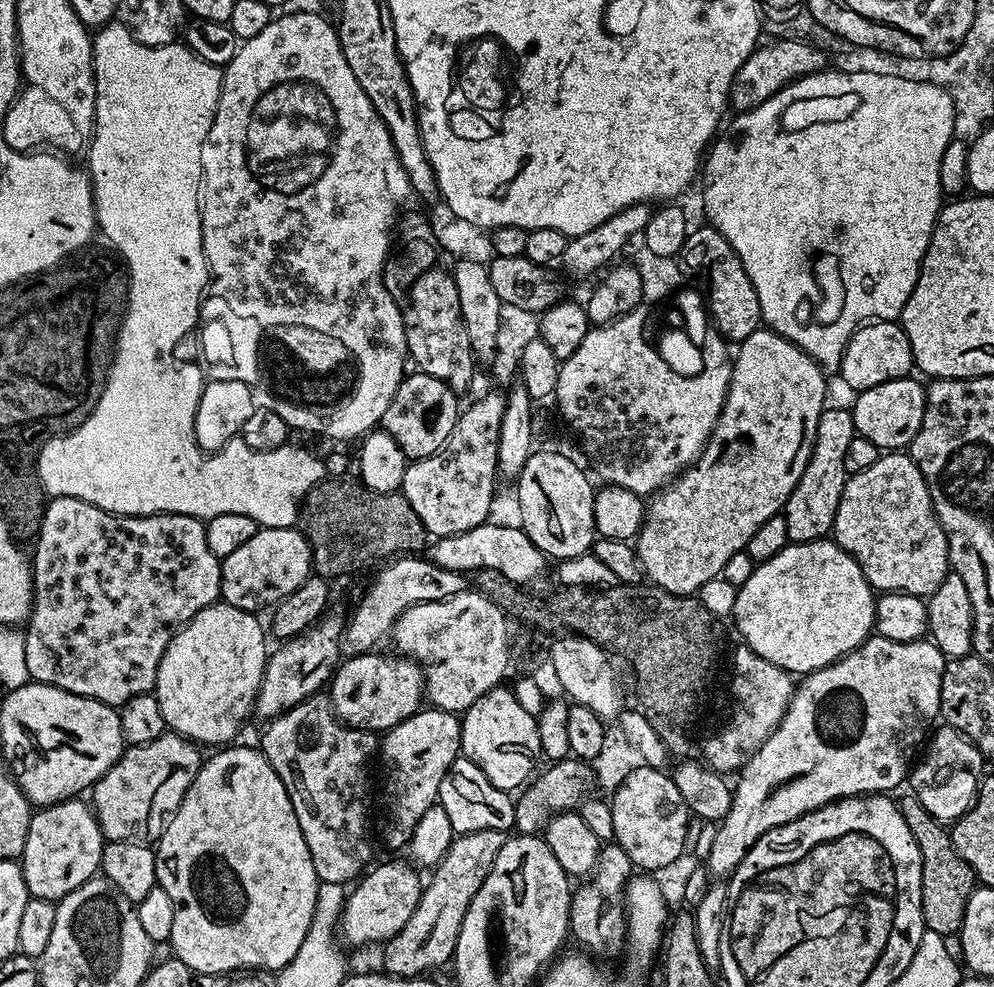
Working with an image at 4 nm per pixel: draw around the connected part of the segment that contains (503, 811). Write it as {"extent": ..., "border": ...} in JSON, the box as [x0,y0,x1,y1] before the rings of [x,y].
{"extent":[438,758,516,833],"border":[[[457,758],[446,770],[446,778],[442,778],[438,802],[446,815],[450,817],[453,833],[473,832],[474,830],[494,830],[507,833],[516,822],[516,805],[513,797],[507,792],[498,790],[474,762]]]}

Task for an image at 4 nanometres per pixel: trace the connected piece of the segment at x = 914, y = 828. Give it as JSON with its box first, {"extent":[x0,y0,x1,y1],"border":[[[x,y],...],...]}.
{"extent":[899,794,978,938],"border":[[[913,794],[899,797],[900,813],[918,842],[922,854],[922,918],[929,932],[937,932],[948,938],[959,933],[962,918],[966,914],[966,902],[977,887],[978,881],[972,867],[960,857],[952,845],[951,831],[941,821],[930,815],[922,802]]]}

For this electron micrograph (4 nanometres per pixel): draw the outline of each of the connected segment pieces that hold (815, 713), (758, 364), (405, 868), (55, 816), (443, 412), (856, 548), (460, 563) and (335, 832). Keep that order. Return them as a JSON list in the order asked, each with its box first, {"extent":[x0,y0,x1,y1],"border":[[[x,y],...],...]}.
[{"extent":[707,634,946,878],"border":[[[873,634],[850,654],[842,657],[841,660],[835,660],[830,666],[819,668],[816,672],[807,673],[801,679],[804,681],[801,684],[799,681],[795,685],[792,700],[784,711],[782,722],[770,734],[770,738],[766,738],[766,742],[762,742],[759,750],[748,759],[748,763],[740,769],[735,777],[735,780],[737,780],[736,784],[734,780],[734,787],[732,788],[732,809],[726,814],[724,820],[719,821],[717,828],[720,829],[712,836],[712,845],[708,848],[707,871],[711,875],[713,872],[716,875],[713,877],[716,878],[731,877],[732,871],[742,862],[742,858],[746,858],[750,846],[754,846],[754,842],[758,842],[758,838],[762,838],[762,834],[766,834],[786,822],[794,822],[794,818],[798,818],[802,814],[813,812],[827,804],[833,804],[835,800],[845,800],[848,796],[888,794],[893,791],[891,788],[898,787],[900,783],[903,785],[913,767],[914,757],[912,758],[912,755],[915,754],[916,747],[921,743],[920,748],[925,743],[930,729],[937,723],[940,714],[940,691],[942,690],[942,674],[944,673],[945,663],[946,657],[941,654],[939,646],[932,643],[931,639],[921,638],[910,642],[894,642],[885,636]]]},{"extent":[634,326,828,596],"border":[[[761,326],[754,334],[739,341],[737,348],[740,349],[734,352],[732,381],[724,409],[706,446],[689,468],[651,497],[644,513],[644,525],[634,541],[636,557],[640,559],[647,583],[670,594],[691,596],[706,582],[717,579],[726,562],[730,562],[734,554],[747,549],[758,526],[783,513],[784,503],[790,498],[794,486],[798,486],[802,470],[806,470],[818,430],[818,418],[826,407],[824,395],[828,392],[828,384],[824,381],[825,369],[794,342],[782,338],[767,326]]]},{"extent":[338,860,422,945],"border":[[[388,860],[385,864],[378,864],[365,871],[355,881],[356,889],[347,893],[344,912],[340,915],[338,925],[339,935],[345,945],[364,944],[367,940],[386,942],[391,936],[397,936],[402,926],[406,926],[406,922],[410,922],[410,914],[414,914],[418,906],[422,879],[415,872],[417,869],[411,863],[403,864],[400,860]]]},{"extent":[18,798,106,902],"border":[[[80,798],[59,800],[56,804],[46,804],[33,811],[32,821],[26,834],[24,854],[18,860],[22,874],[26,878],[29,897],[58,902],[66,894],[78,890],[78,886],[82,886],[101,871],[100,860],[104,856],[106,841],[95,812],[82,801],[83,799]]]},{"extent":[382,370,462,461],"border":[[[419,370],[413,373],[405,375],[394,398],[390,398],[382,421],[382,431],[398,442],[409,461],[421,460],[439,450],[450,438],[450,430],[454,430],[454,422],[462,411],[461,405],[456,405],[457,393],[450,391],[446,382]]]},{"extent":[831,450,950,598],"border":[[[900,450],[882,454],[874,466],[845,479],[831,535],[862,566],[862,574],[880,594],[901,592],[927,598],[950,571],[948,535],[936,517],[926,478],[911,455]]]},{"extent":[430,522,546,586],"border":[[[485,522],[474,526],[474,530],[466,530],[462,534],[442,536],[433,539],[430,544],[430,559],[433,564],[446,570],[475,574],[478,570],[498,570],[498,574],[506,574],[510,582],[528,586],[531,580],[536,580],[544,572],[546,556],[538,546],[524,533],[523,528],[513,526],[507,528],[504,524]]]},{"extent":[258,694,378,885],"border":[[[324,694],[298,702],[282,715],[267,721],[265,728],[268,729],[261,734],[258,747],[270,766],[274,766],[278,778],[282,778],[286,794],[290,794],[294,814],[298,814],[298,826],[302,826],[302,838],[306,838],[306,846],[310,846],[316,877],[321,884],[347,885],[355,881],[366,866],[373,863],[372,844],[367,840],[368,808],[364,805],[364,795],[368,792],[368,763],[378,752],[377,733],[349,728],[336,717],[331,699]]]}]

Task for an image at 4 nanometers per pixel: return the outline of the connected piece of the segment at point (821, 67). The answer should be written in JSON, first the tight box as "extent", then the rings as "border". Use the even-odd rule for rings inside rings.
{"extent":[728,38,825,113],"border":[[[776,38],[768,43],[772,44],[761,43],[757,46],[750,54],[750,58],[746,58],[746,62],[742,62],[742,66],[736,72],[728,99],[731,107],[733,109],[736,107],[737,113],[749,112],[752,108],[758,107],[762,102],[766,102],[766,98],[770,98],[786,85],[801,80],[803,76],[825,71],[825,51],[806,40]]]}

